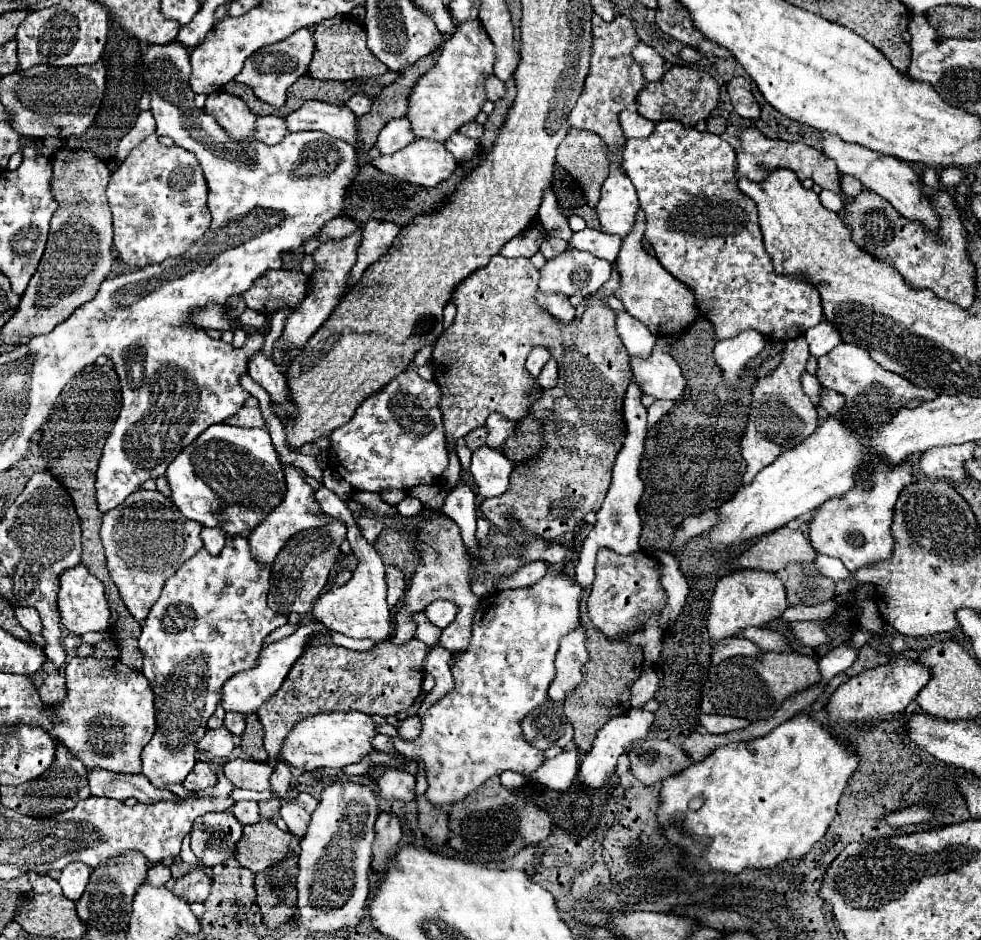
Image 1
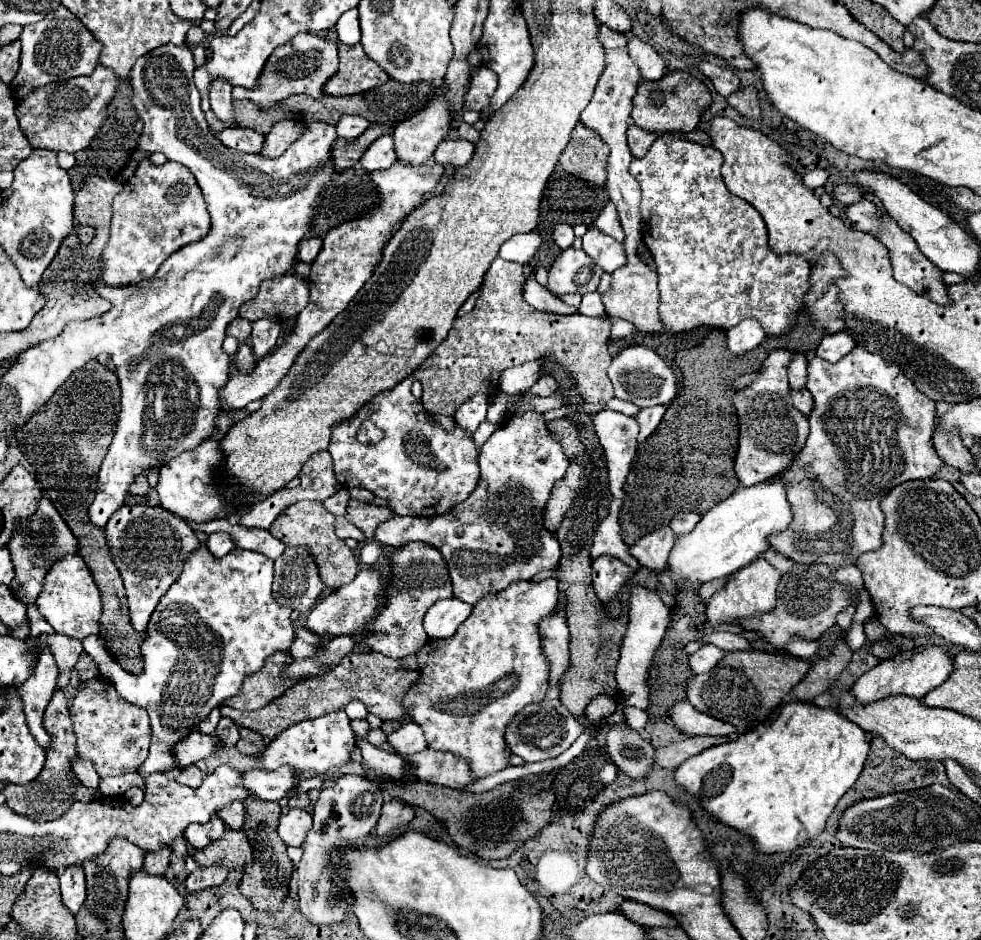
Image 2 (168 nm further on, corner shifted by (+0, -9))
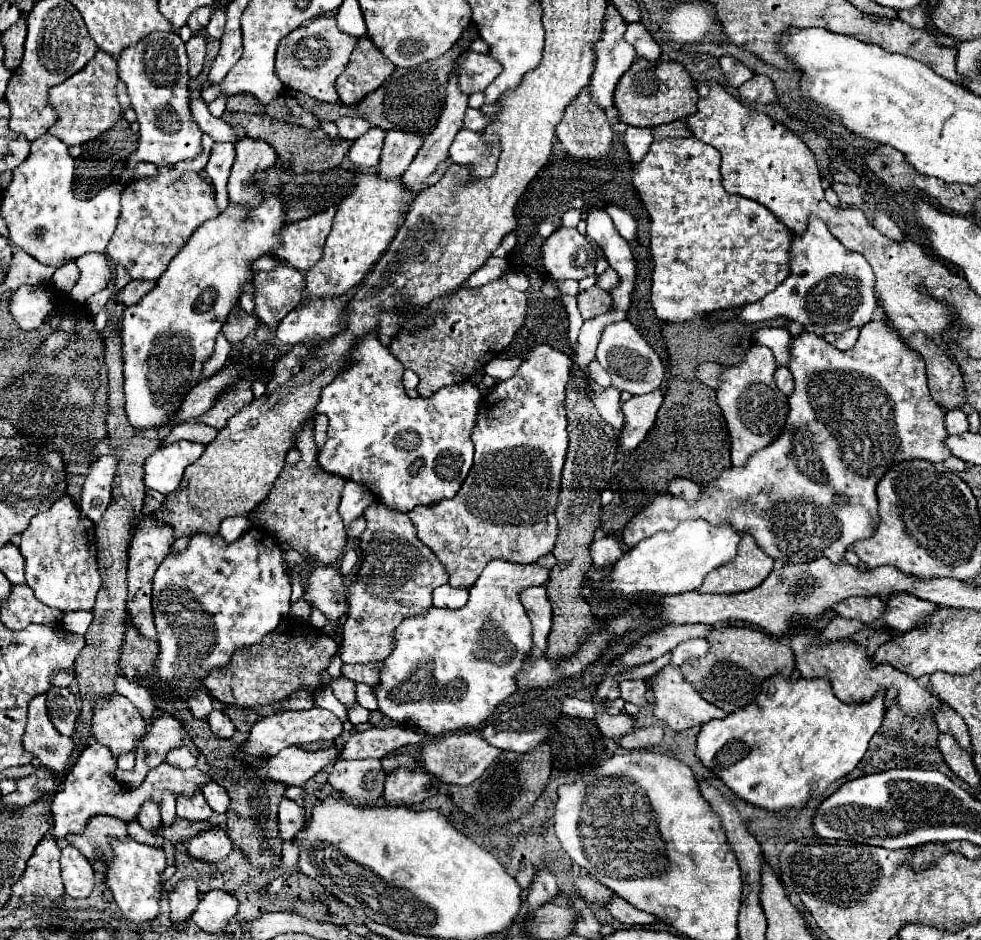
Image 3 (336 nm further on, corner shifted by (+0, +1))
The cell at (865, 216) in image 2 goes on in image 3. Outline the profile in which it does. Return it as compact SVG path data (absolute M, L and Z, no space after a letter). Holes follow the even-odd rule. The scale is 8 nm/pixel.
M833 182L831 188L835 190L835 194L839 196L839 200L843 204L849 204L849 206L859 206L863 200L865 200L865 190L861 186L847 186L847 184L837 184Z

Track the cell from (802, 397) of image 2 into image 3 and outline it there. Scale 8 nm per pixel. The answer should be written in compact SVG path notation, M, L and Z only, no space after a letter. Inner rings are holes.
M779 366L779 368L775 370L773 378L775 378L777 388L779 388L785 396L789 396L789 394L793 392L793 378L791 378L791 372L789 372L785 366Z

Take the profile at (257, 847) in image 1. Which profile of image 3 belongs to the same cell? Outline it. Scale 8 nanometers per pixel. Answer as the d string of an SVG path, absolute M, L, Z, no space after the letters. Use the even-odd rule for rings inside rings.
M177 818L177 822L173 822L173 826L161 826L157 832L157 836L163 836L167 840L171 840L173 844L177 842L189 842L195 834L205 832L211 828L211 822L189 822L185 818Z

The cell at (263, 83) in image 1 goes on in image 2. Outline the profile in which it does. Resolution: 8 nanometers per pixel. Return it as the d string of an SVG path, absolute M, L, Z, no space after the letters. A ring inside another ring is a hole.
M297 34L287 44L275 48L275 52L269 56L257 84L253 88L233 88L233 98L241 100L253 100L261 108L273 108L273 104L293 96L293 94L309 94L313 98L319 98L323 94L323 84L337 72L339 56L337 46L323 36L317 34Z

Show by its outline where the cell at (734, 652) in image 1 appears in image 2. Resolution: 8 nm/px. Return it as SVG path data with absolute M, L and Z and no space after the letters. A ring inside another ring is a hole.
M705 644L701 646L695 654L691 654L691 660L689 660L689 666L693 672L701 674L701 672L709 672L727 652L713 646L713 644Z

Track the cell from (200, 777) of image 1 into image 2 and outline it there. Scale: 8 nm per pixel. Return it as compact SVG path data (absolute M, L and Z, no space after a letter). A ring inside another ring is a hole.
M189 766L189 768L183 768L177 776L175 776L177 782L189 786L189 788L199 788L201 786L201 780L203 780L203 772L197 768L197 766Z

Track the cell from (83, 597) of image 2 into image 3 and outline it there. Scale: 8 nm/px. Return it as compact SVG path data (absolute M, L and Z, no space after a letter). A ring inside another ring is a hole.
M65 496L47 512L31 518L29 528L21 534L19 550L25 558L25 580L37 600L63 612L93 610L95 594L101 588L97 570L93 522L81 514L77 504Z

